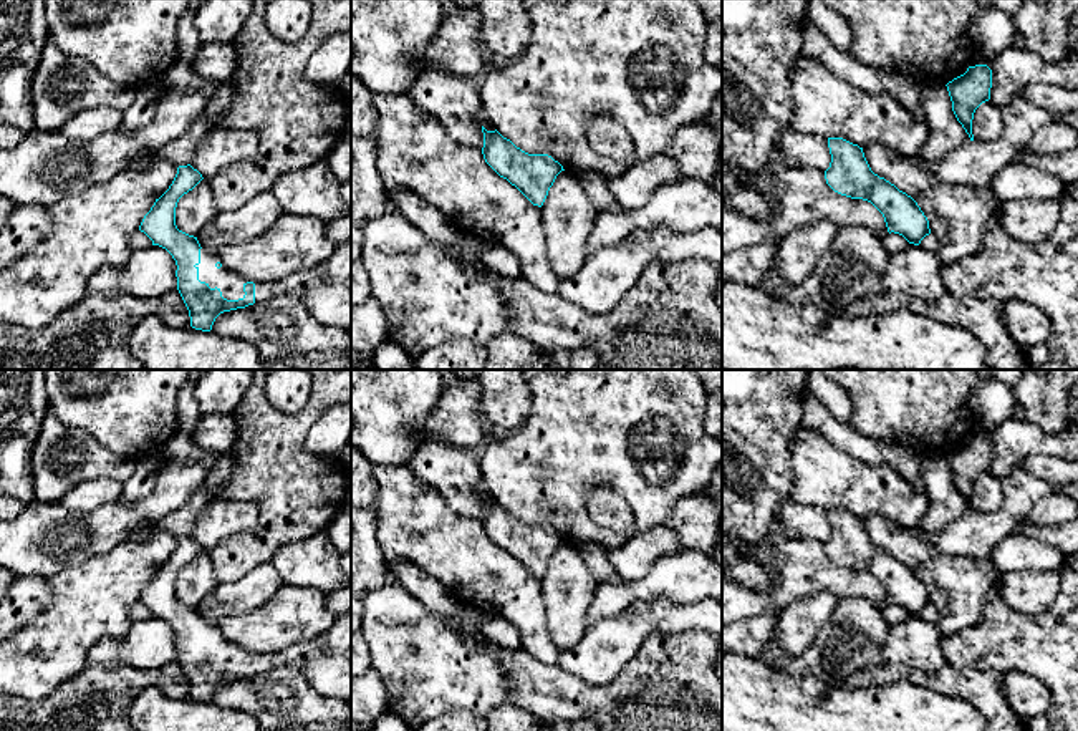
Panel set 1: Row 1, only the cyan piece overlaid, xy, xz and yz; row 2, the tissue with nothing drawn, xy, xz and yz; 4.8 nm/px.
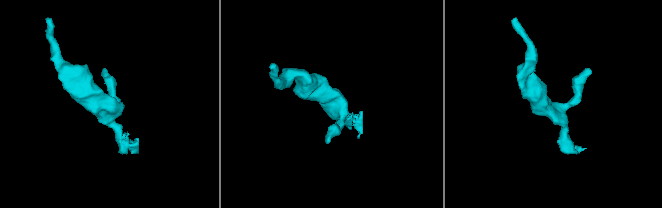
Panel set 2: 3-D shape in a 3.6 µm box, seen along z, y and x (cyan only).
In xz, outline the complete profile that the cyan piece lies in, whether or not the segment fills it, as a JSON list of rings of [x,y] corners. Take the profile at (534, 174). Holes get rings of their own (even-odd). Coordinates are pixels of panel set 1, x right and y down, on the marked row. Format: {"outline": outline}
{"outline": [[[482,126],[485,162],[533,206],[541,207],[563,166],[548,154],[528,154],[503,138],[497,129]]]}

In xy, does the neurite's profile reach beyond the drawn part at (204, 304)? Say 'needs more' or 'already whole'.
needs more

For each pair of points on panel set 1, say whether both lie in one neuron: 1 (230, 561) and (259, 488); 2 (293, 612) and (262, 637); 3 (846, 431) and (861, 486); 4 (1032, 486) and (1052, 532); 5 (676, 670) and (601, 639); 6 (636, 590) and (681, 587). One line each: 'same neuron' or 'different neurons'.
1: same neuron
2: same neuron
3: different neurons
4: different neurons
5: different neurons
6: same neuron

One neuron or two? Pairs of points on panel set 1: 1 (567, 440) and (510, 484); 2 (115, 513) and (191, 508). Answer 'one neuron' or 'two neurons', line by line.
1: one neuron
2: two neurons

